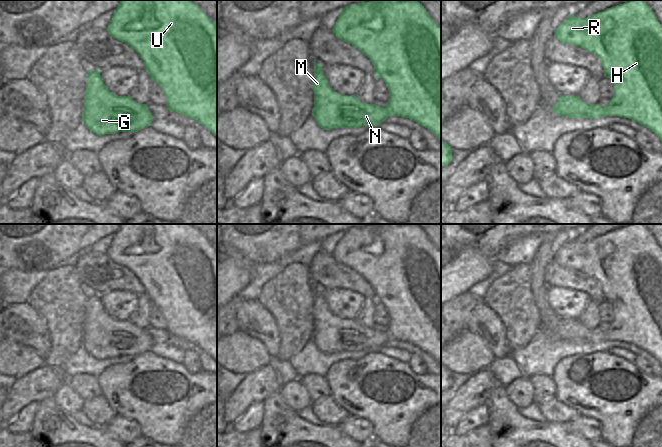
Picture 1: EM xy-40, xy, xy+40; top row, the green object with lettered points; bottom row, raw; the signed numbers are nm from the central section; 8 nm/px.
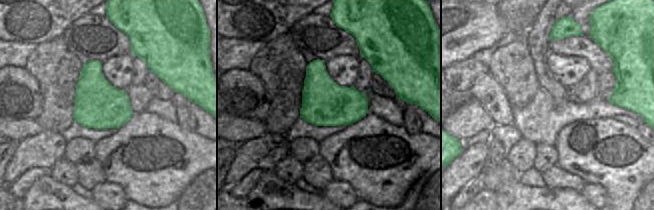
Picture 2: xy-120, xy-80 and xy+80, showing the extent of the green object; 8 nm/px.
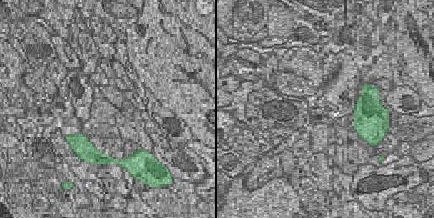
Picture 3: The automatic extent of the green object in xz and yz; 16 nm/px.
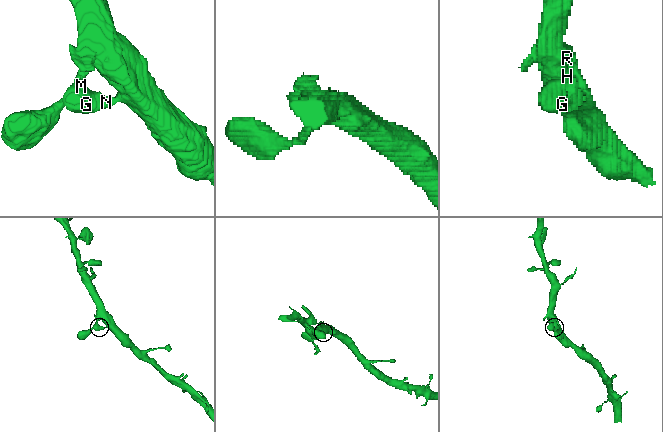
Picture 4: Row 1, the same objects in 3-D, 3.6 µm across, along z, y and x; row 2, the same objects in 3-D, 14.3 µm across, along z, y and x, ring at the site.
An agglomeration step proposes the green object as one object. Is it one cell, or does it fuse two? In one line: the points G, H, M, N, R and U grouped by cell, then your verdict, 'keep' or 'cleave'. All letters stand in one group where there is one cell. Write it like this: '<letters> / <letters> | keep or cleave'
G H M N R U | keep

